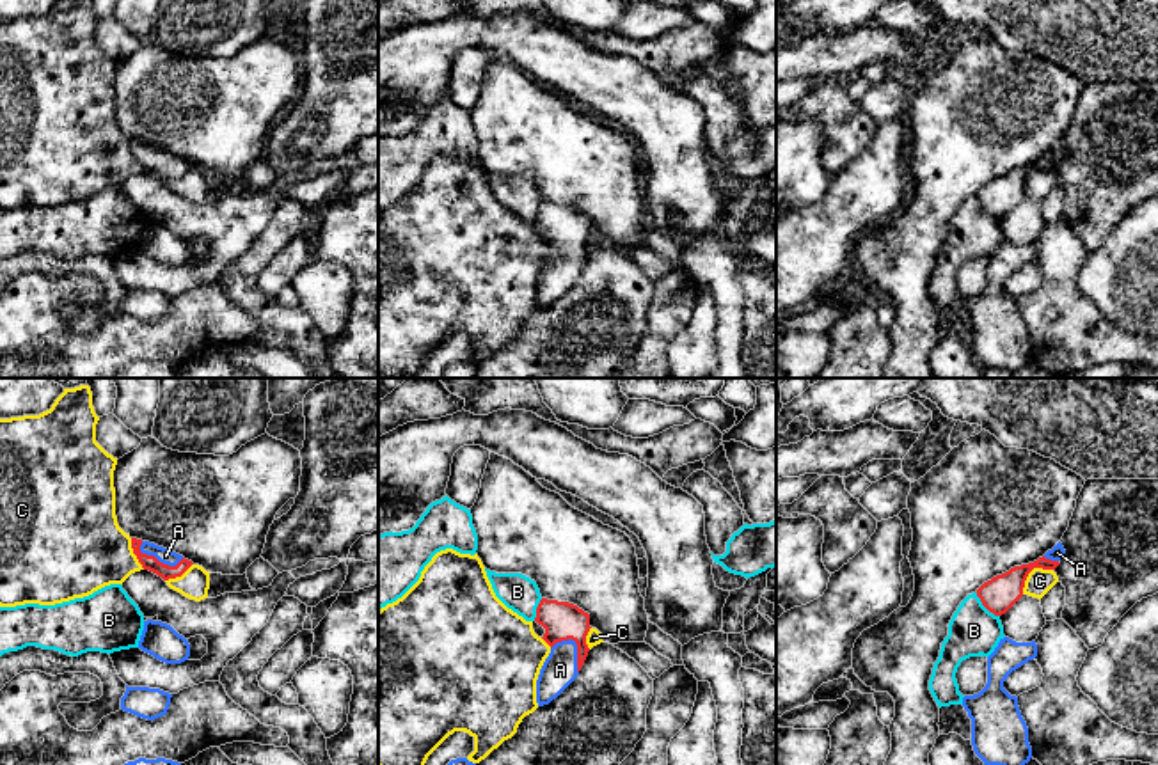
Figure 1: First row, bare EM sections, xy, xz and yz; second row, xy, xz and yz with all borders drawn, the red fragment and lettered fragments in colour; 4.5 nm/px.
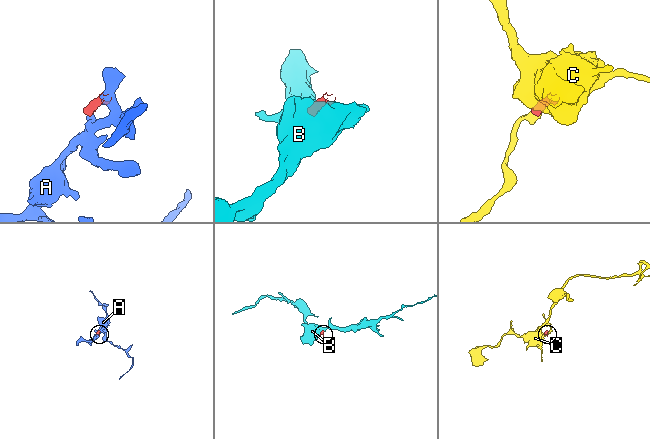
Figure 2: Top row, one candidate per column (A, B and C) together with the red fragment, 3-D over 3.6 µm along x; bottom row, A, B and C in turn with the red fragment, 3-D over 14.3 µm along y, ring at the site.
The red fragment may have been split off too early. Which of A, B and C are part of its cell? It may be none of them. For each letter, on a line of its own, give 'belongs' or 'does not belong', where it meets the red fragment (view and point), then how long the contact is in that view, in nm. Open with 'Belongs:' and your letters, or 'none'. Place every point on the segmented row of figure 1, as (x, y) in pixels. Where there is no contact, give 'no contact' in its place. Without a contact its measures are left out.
Belongs: A
A: belongs; meets red in xz at (578, 648); contact 170 nm long
B: does not belong; meets red in yz at (986, 607); contact 160 nm long
C: does not belong; meets red in yz at (1031, 570); contact 180 nm long

